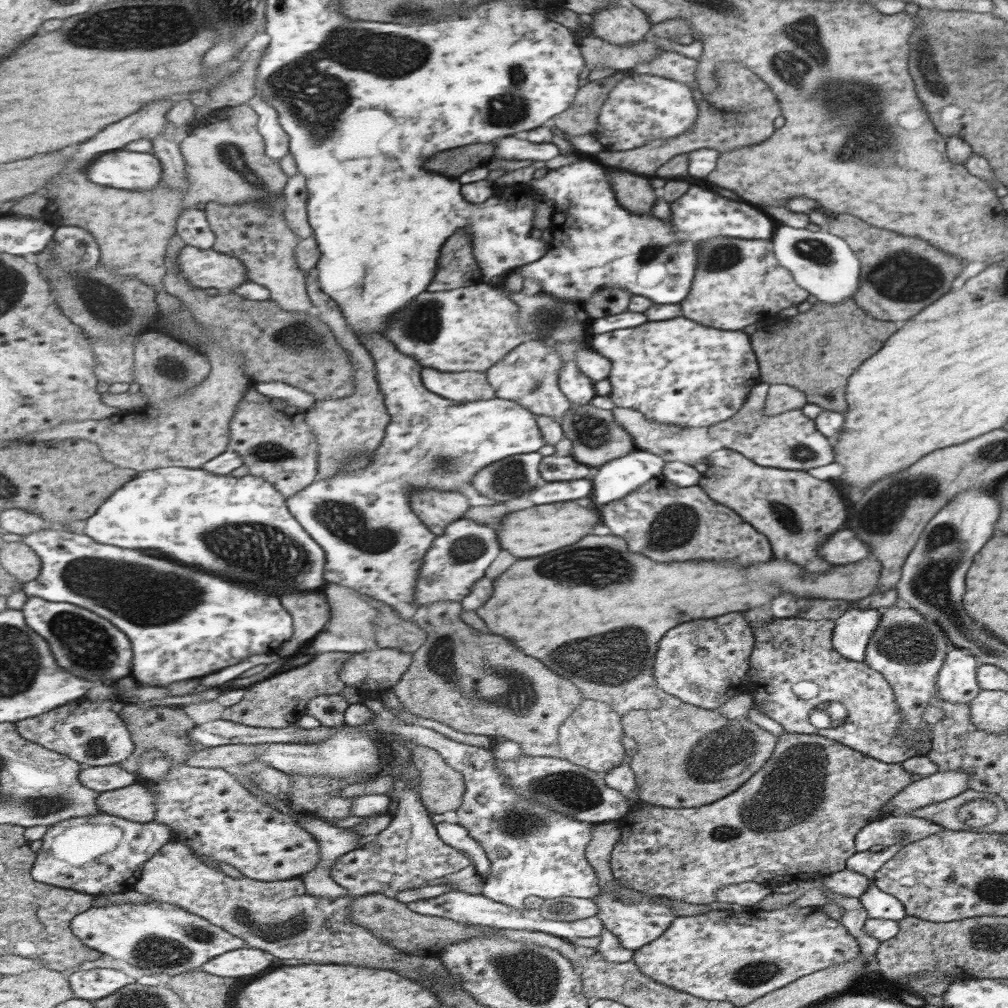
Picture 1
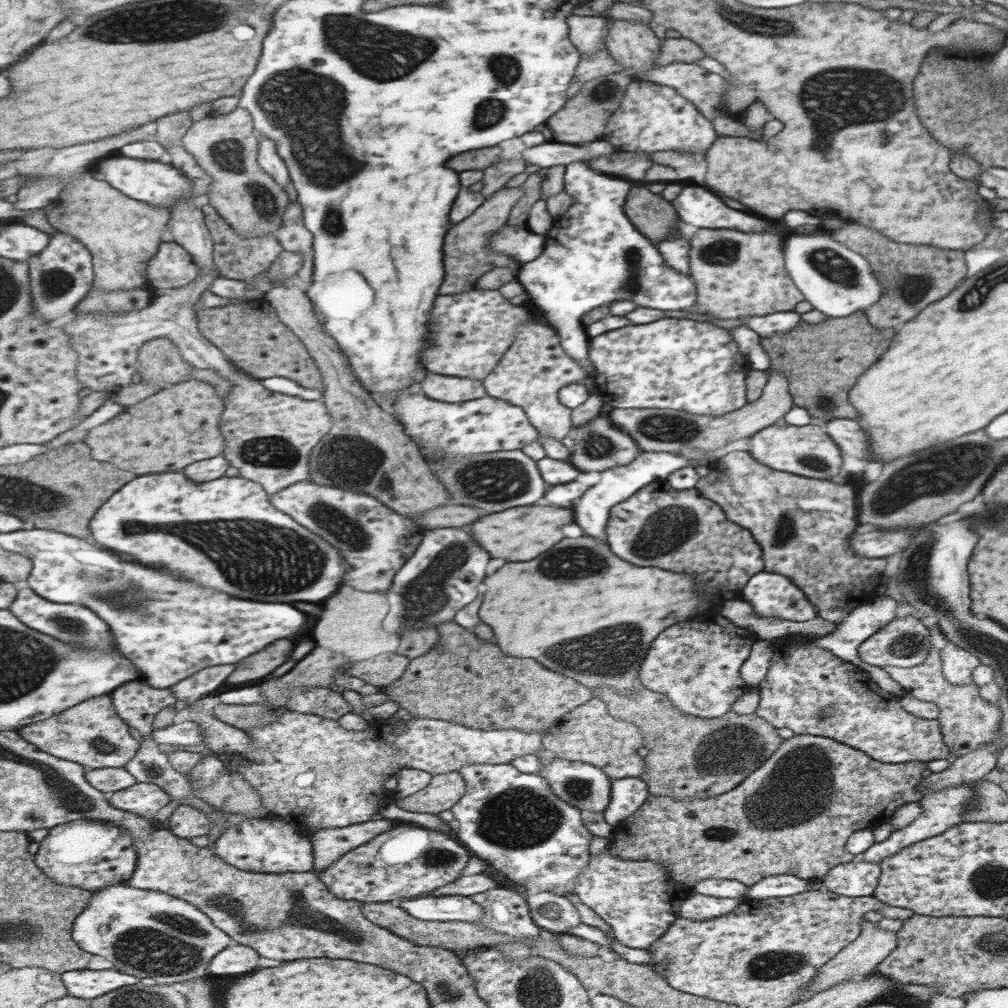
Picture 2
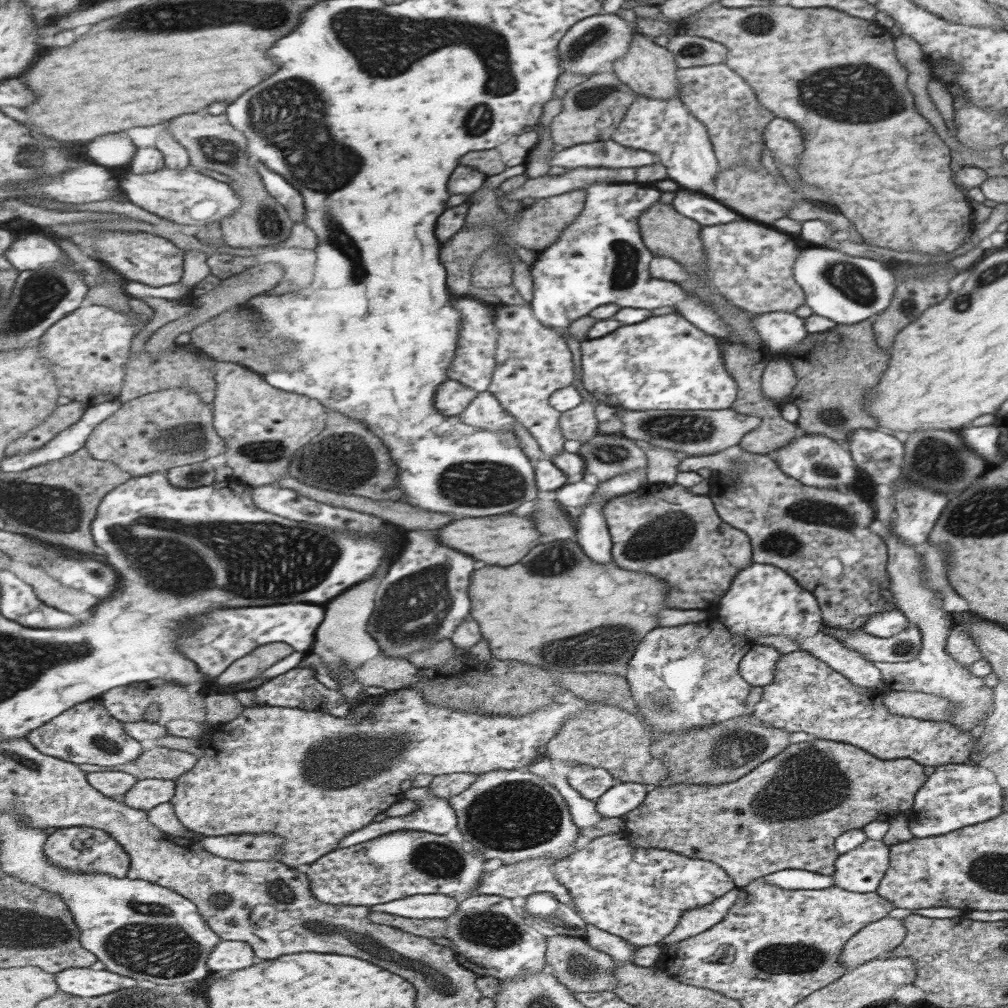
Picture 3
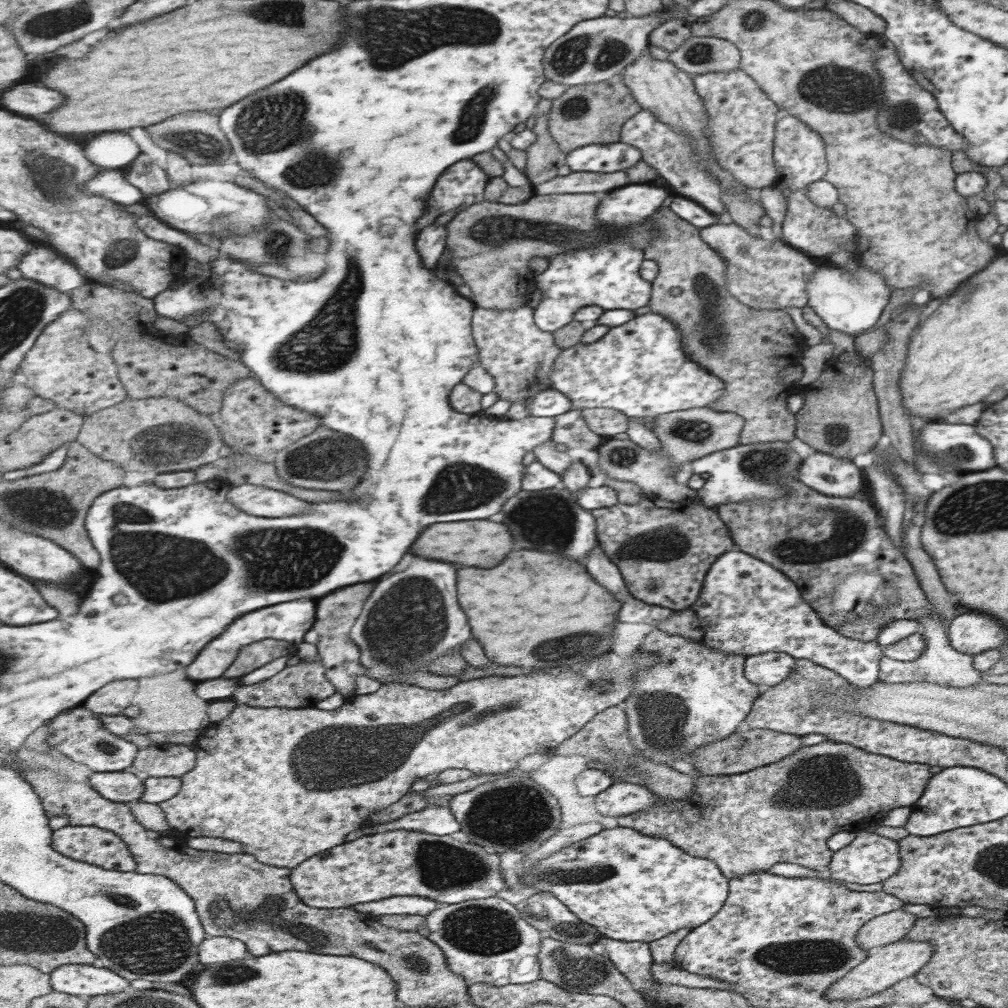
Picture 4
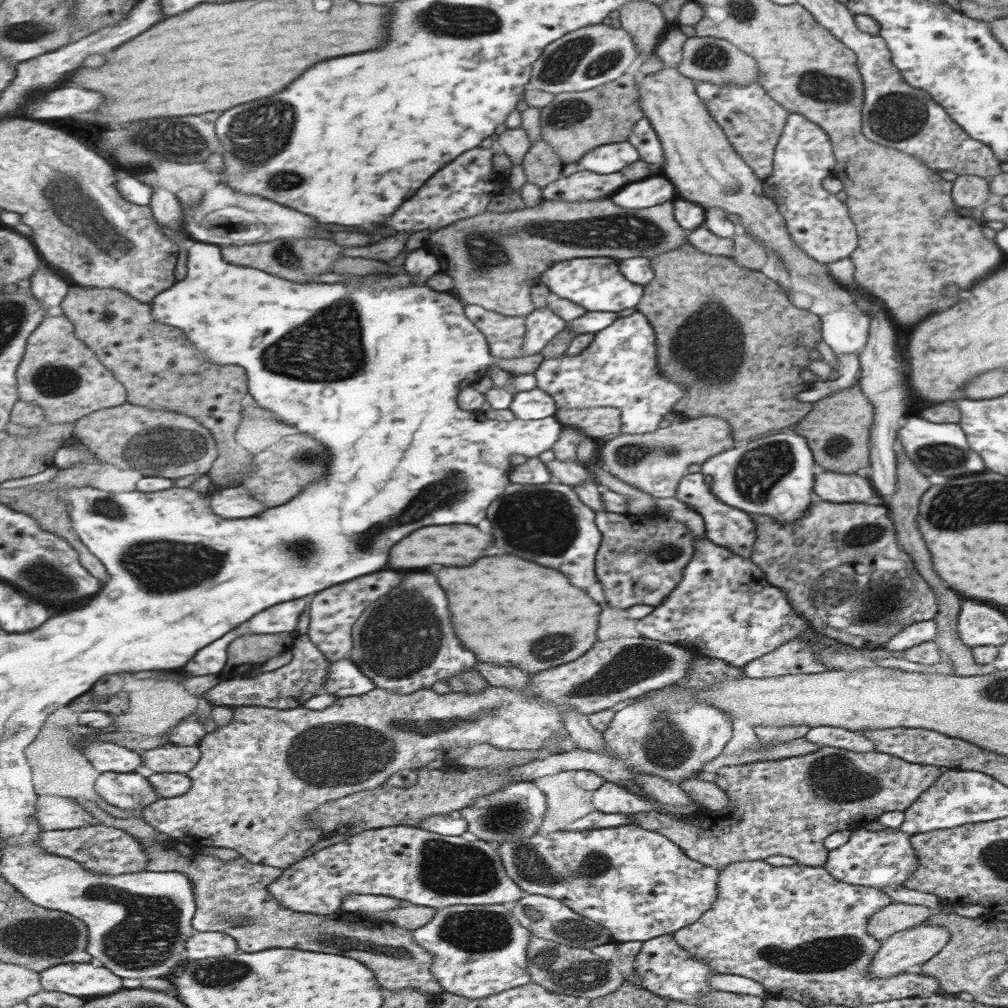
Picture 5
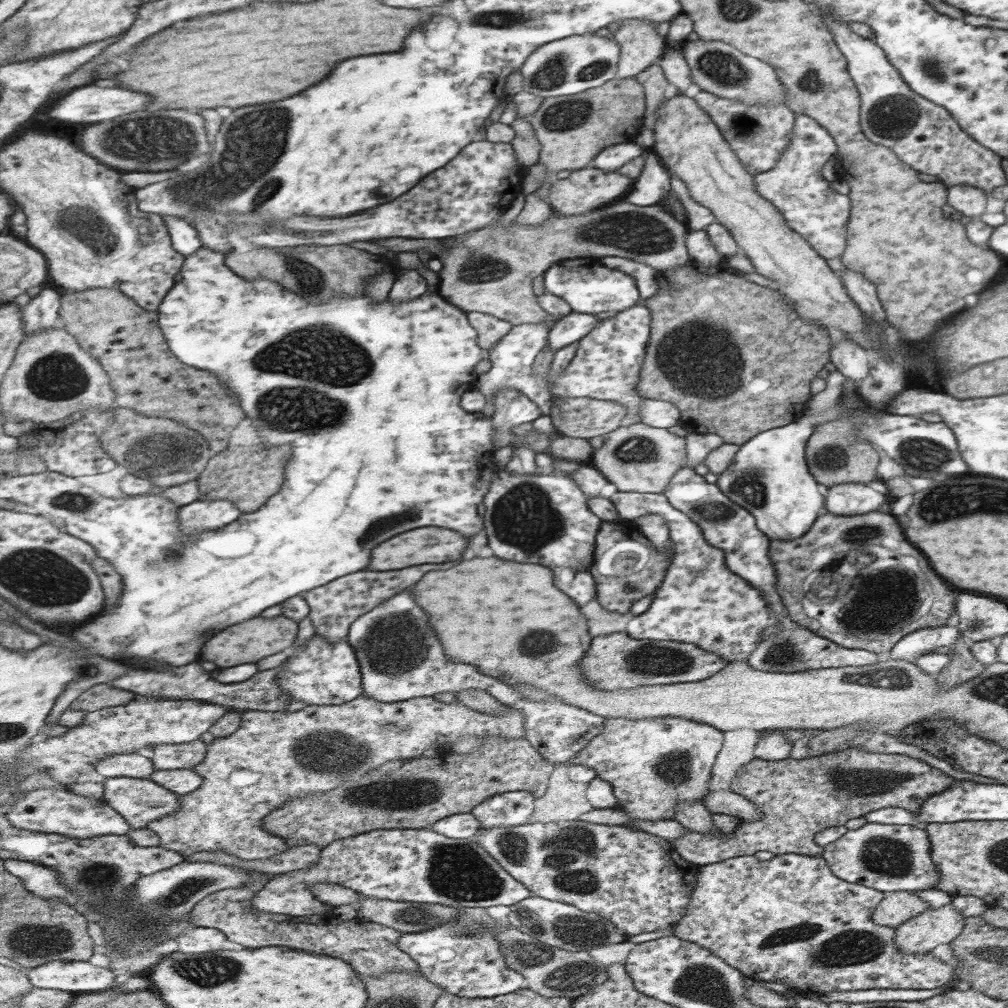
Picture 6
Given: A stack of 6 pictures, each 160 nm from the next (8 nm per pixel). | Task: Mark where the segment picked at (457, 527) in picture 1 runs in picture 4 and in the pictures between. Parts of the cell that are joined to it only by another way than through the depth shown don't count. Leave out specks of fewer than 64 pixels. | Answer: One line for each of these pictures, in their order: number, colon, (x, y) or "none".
2: (434, 586)
3: (410, 616)
4: (398, 634)

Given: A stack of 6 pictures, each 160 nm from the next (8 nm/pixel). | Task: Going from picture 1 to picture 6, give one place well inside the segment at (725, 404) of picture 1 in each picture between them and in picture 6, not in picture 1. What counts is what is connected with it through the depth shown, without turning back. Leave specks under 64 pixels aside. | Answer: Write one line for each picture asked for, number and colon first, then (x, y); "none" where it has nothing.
2: (680, 364)
3: (665, 363)
4: (639, 368)
5: (619, 369)
6: (608, 359)

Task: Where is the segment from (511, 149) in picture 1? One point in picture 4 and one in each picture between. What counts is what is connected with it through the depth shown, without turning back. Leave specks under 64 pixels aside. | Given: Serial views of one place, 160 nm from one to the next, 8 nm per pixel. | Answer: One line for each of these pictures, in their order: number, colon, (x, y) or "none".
2: (547, 155)
3: (608, 154)
4: (611, 157)

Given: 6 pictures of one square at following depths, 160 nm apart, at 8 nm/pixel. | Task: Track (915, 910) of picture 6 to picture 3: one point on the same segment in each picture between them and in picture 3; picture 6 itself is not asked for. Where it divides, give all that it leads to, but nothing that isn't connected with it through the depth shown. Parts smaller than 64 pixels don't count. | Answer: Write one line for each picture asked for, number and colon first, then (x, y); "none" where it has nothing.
3: (872, 941)
4: (892, 926)
5: (895, 916)

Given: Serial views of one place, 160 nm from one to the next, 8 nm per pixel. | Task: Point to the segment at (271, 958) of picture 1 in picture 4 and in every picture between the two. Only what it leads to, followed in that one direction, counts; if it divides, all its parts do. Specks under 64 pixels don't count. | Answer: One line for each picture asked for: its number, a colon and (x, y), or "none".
2: (239, 958)
3: (230, 954)
4: (215, 949)

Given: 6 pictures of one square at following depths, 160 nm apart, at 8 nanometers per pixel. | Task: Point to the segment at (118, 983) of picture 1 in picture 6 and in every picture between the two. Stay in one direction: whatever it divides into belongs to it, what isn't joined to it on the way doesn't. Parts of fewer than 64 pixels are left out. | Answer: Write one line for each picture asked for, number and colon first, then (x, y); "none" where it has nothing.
2: (87, 984)
3: (80, 981)
4: (83, 980)
5: (79, 979)
6: (77, 976)

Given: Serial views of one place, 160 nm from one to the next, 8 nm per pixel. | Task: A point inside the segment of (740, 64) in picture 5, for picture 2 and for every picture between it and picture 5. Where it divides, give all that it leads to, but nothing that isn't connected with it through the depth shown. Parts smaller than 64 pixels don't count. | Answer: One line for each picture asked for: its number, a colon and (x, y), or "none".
2: (671, 50)
3: (688, 51)
4: (697, 55)

